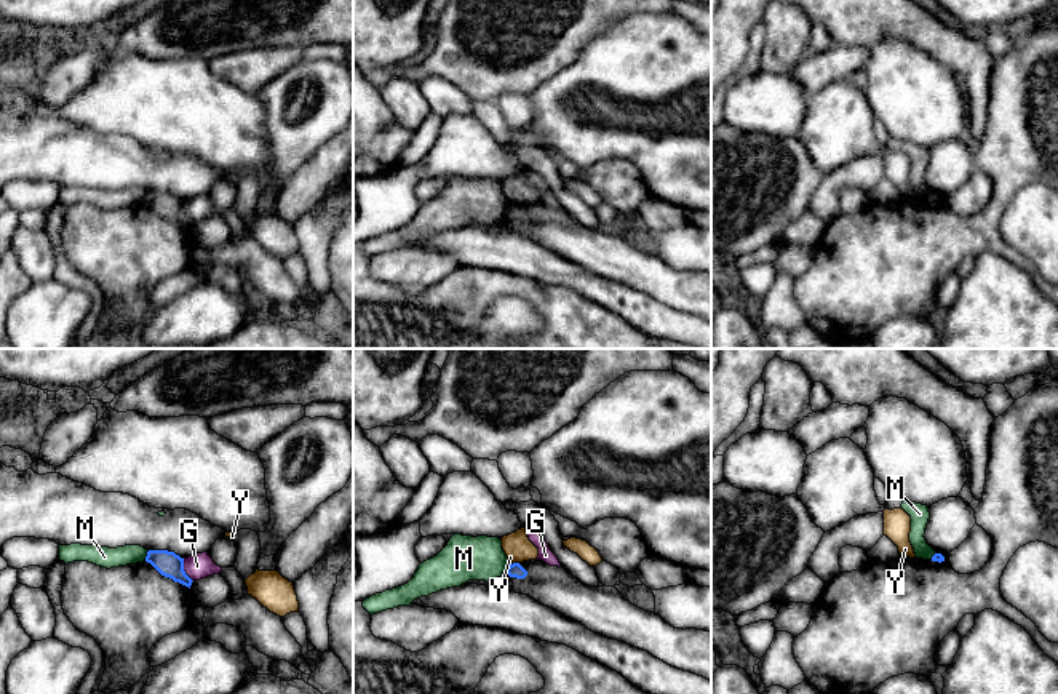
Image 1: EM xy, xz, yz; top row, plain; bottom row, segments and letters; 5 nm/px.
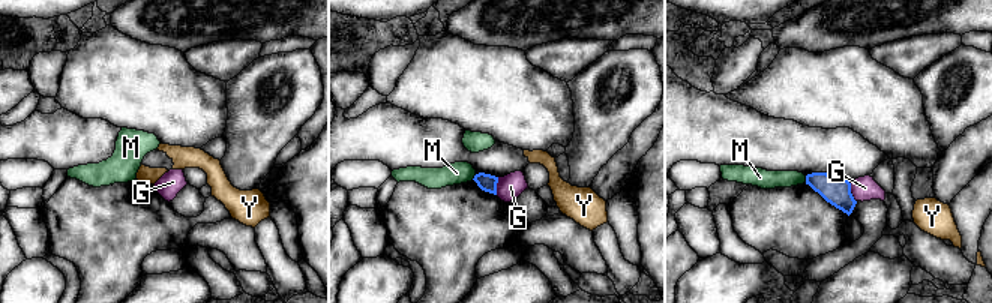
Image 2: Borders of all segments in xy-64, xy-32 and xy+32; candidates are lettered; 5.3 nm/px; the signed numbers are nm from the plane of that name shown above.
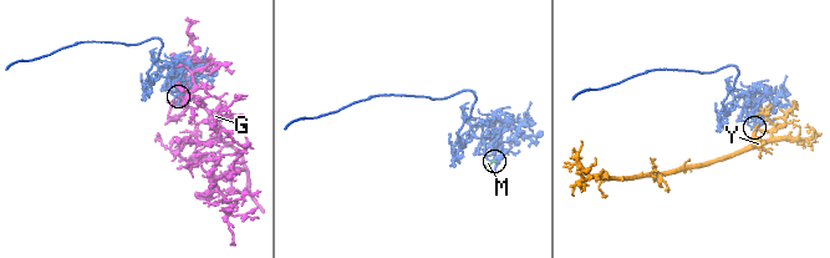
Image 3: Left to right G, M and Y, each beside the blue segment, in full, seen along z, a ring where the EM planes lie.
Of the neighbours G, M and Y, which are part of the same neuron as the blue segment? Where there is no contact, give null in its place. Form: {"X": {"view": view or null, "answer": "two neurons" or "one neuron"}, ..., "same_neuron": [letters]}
{"G": {"view": "xy", "answer": "two neurons"}, "M": {"view": "xy", "answer": "two neurons"}, "Y": {"view": "xz", "answer": "two neurons"}, "same_neuron": []}

